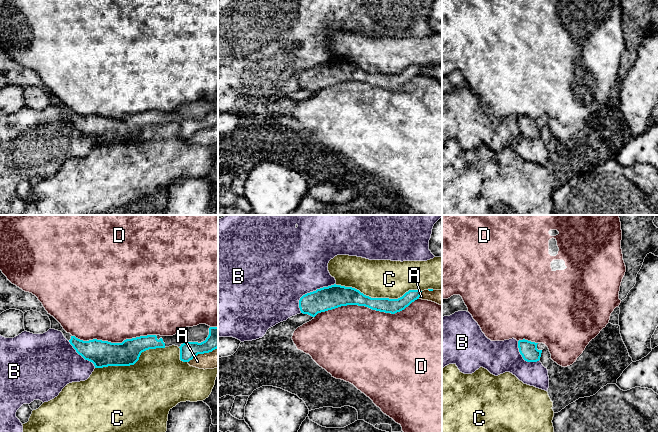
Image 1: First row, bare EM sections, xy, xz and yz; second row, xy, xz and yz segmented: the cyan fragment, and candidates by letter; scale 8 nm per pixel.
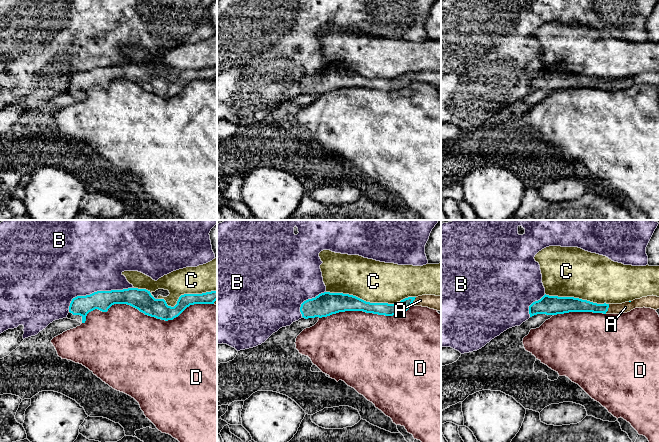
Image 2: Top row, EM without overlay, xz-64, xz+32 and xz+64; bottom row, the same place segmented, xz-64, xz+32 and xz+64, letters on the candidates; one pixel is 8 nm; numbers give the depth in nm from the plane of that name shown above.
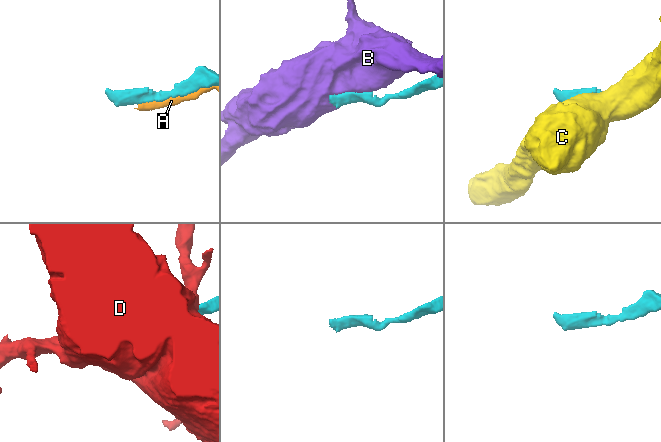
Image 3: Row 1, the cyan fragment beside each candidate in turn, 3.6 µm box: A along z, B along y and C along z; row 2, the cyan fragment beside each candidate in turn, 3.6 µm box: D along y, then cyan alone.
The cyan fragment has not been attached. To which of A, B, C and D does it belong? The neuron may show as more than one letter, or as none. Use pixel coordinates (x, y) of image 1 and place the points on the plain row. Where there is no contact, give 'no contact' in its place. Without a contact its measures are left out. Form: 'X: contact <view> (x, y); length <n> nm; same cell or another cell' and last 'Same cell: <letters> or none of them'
A: contact xz (420, 70); length 70 nm; another cell
B: contact xz (310, 68); length 380 nm; another cell
C: contact xz (378, 74); length 700 nm; another cell
D: contact xz (366, 82); length 850 nm; another cell
Same cell: none of them

